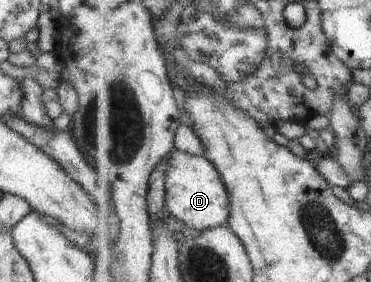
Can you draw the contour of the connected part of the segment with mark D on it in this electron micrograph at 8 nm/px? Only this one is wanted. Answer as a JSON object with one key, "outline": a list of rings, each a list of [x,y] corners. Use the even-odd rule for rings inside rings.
{"outline":[[[175,148],[166,166],[166,208],[172,219],[198,230],[207,231],[227,225],[231,200],[217,167],[207,156],[195,156]]]}

